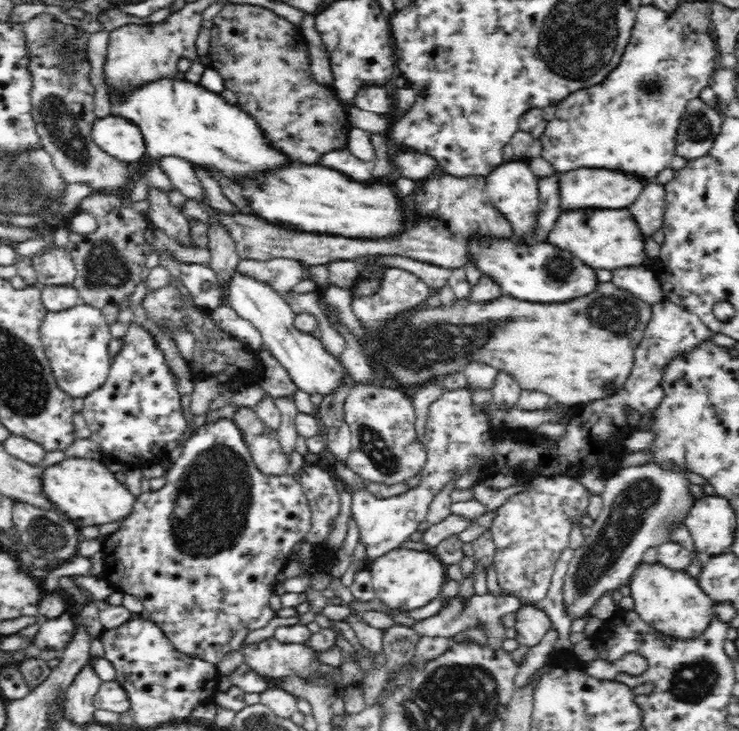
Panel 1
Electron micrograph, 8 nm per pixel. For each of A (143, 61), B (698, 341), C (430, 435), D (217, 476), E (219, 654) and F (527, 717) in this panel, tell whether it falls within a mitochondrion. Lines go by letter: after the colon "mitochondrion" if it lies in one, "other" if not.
A: other
B: other
C: other
D: mitochondrion
E: other
F: other

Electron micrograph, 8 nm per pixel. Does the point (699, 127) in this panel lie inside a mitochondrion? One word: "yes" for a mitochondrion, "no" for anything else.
yes

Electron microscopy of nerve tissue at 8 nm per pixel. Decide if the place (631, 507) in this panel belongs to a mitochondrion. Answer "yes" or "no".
yes

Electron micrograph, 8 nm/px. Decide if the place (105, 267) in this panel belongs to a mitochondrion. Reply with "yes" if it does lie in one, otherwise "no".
yes

